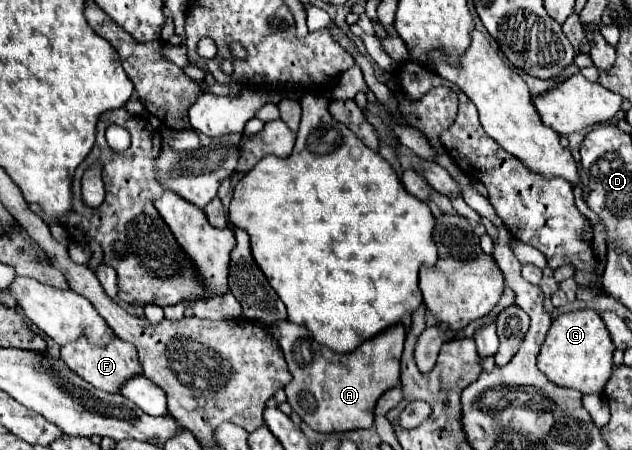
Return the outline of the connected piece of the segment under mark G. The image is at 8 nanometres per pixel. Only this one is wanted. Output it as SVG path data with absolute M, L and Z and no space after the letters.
M588 308L574 310L560 314L552 322L538 354L538 370L556 386L574 388L582 394L598 394L604 390L612 374L612 352L614 344L602 318Z

